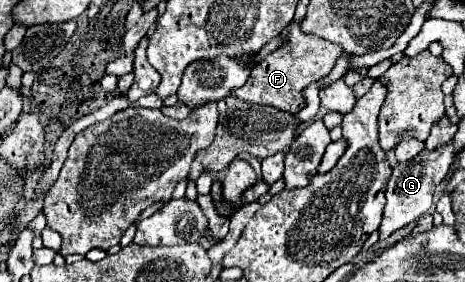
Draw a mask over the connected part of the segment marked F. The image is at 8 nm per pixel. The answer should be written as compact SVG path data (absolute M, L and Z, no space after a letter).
M297 20L283 28L281 38L283 44L251 70L251 76L243 88L235 88L235 92L231 94L251 104L267 104L283 112L297 114L301 110L301 90L307 84L327 76L337 58L343 54L343 48L339 48L339 44L331 44L329 40L303 32Z

